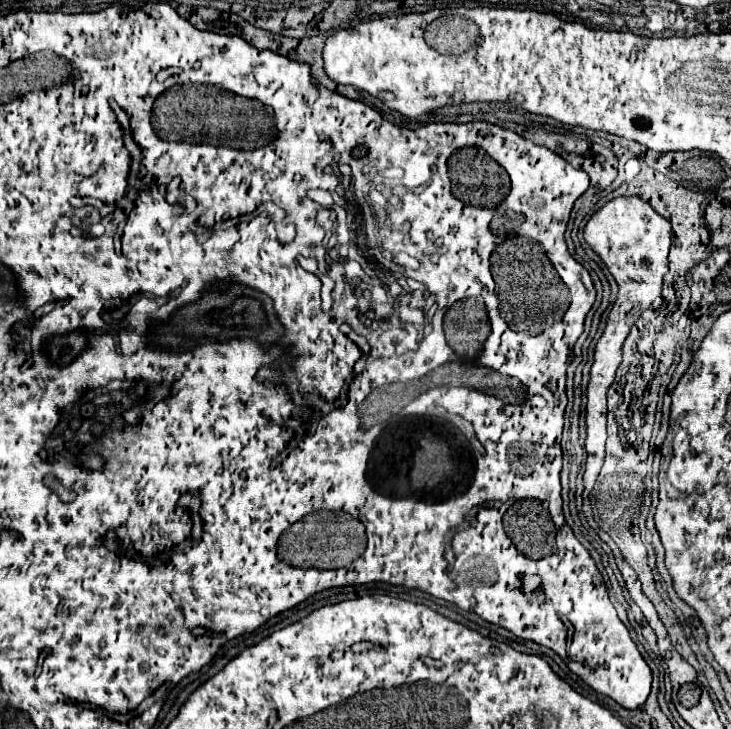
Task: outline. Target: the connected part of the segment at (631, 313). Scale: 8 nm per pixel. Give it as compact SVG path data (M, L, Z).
M617 197L613 201L609 201L605 207L601 207L585 225L585 241L589 243L589 247L605 261L605 265L609 267L611 275L615 277L617 285L619 285L619 295L617 301L609 313L607 319L607 327L605 333L601 335L601 339L597 341L595 347L595 361L591 367L591 379L589 379L589 387L587 387L587 441L585 441L585 449L587 449L587 471L583 475L584 491L583 498L583 511L589 525L597 527L597 523L593 521L593 511L590 500L587 495L590 495L595 479L603 467L603 459L605 459L605 439L607 439L607 389L615 379L615 371L621 365L621 347L625 337L629 335L631 327L635 325L635 321L641 317L641 313L651 307L651 303L655 301L655 297L659 297L661 293L661 281L663 275L669 271L669 247L671 247L671 221L667 221L663 215L659 215L647 201L643 201L641 197Z

